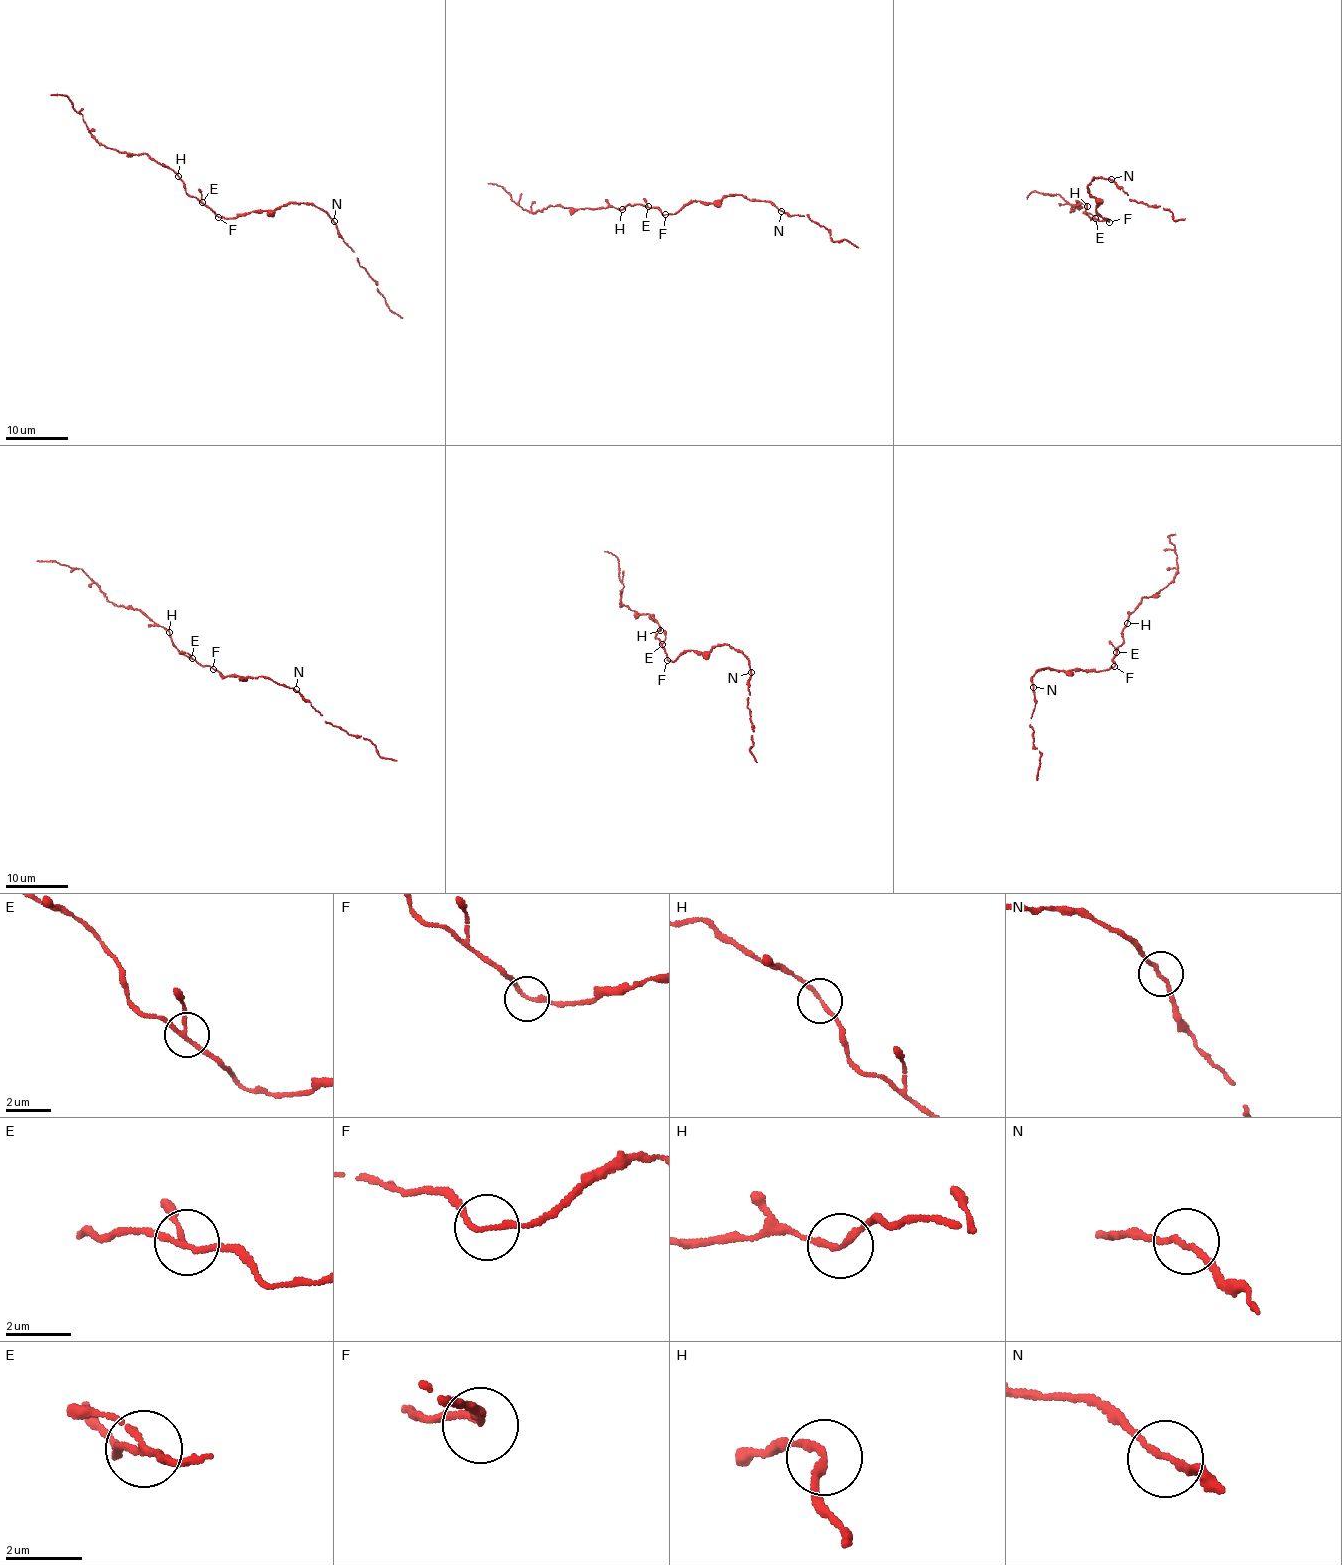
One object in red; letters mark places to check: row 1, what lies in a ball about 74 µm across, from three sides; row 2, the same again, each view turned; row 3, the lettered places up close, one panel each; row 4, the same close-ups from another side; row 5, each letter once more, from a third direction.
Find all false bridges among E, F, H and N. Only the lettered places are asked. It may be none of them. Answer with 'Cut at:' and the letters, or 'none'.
Cut at: F

